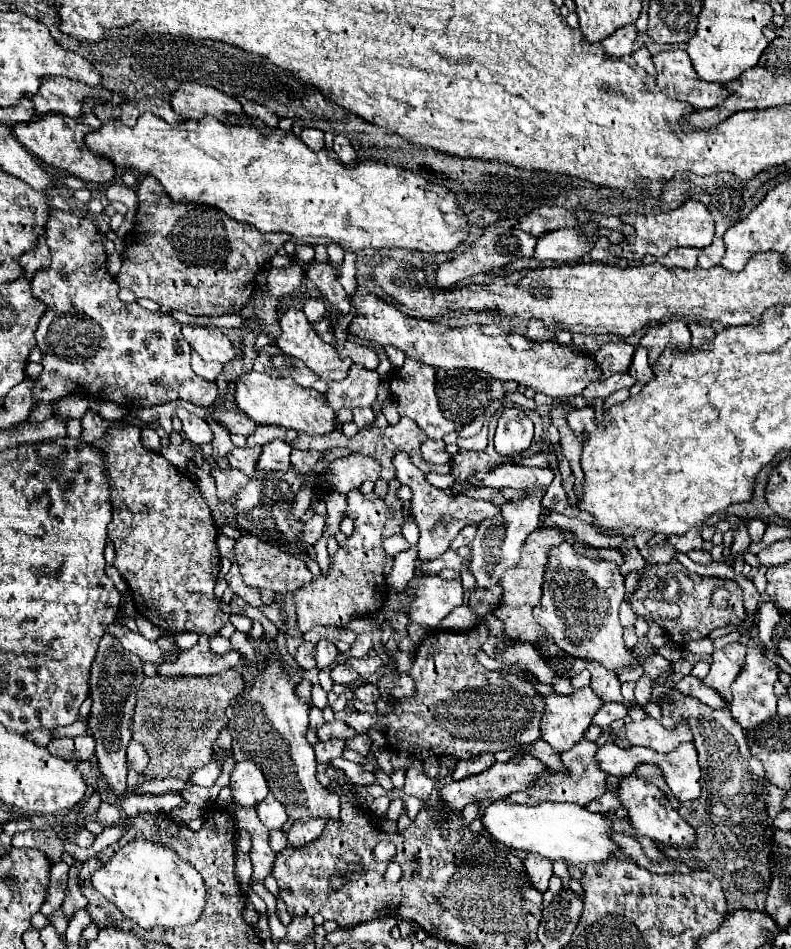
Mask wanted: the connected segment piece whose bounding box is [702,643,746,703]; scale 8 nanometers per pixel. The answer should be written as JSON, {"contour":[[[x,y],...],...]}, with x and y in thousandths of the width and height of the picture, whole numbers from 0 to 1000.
{"contour":[[[923,678],[915,684],[908,684],[900,688],[900,701],[895,711],[887,715],[887,720],[903,728],[908,728],[908,732],[923,741],[925,730],[923,730],[923,722],[925,718],[933,713],[933,707],[938,705],[938,694],[941,694],[943,682],[936,678]]]}

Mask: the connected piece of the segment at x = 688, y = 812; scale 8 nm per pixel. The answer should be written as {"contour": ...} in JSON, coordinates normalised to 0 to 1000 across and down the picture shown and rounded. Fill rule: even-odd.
{"contour":[[[850,726],[845,732],[847,732],[847,737],[850,737],[850,743],[839,743],[839,745],[837,745],[837,758],[834,758],[834,762],[837,762],[839,766],[845,766],[845,768],[850,768],[850,766],[852,766],[857,760],[862,760],[862,758],[870,762],[870,766],[872,766],[872,770],[875,770],[875,774],[877,774],[875,783],[877,783],[877,787],[880,787],[880,791],[882,791],[882,806],[885,806],[885,810],[887,810],[887,819],[885,819],[887,838],[885,838],[882,842],[872,844],[872,846],[860,846],[860,852],[857,852],[860,861],[862,861],[870,869],[875,869],[877,876],[880,876],[880,886],[877,886],[877,890],[872,890],[872,893],[850,893],[850,890],[839,890],[839,888],[829,888],[829,893],[832,893],[845,905],[862,907],[862,909],[867,909],[872,916],[893,916],[893,914],[895,914],[895,918],[903,920],[903,922],[913,928],[913,937],[915,937],[915,943],[918,943],[920,960],[930,960],[930,958],[963,960],[963,958],[966,958],[966,952],[968,952],[968,935],[973,933],[973,907],[971,907],[971,897],[973,897],[973,876],[976,876],[973,863],[968,863],[968,857],[966,857],[966,850],[963,850],[961,827],[958,827],[958,821],[961,821],[961,819],[963,819],[963,823],[968,825],[968,821],[966,821],[966,808],[948,796],[946,785],[943,785],[941,770],[938,770],[938,766],[933,766],[933,762],[928,760],[925,751],[923,751],[920,747],[900,747],[900,745],[893,745],[893,743],[885,741],[882,737],[872,737],[872,734],[867,734],[867,732],[857,732],[855,726]]]}

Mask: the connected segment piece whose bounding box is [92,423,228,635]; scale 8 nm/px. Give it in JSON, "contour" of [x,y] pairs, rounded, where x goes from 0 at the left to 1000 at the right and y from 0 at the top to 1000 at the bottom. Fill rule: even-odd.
{"contour":[[[144,446],[129,463],[116,467],[131,482],[134,503],[139,511],[142,549],[137,553],[137,566],[144,570],[147,589],[144,597],[167,621],[167,631],[177,648],[192,659],[223,669],[230,665],[245,665],[250,669],[273,667],[288,650],[278,646],[276,631],[271,629],[271,616],[278,602],[278,583],[273,576],[273,555],[268,541],[250,517],[250,511],[230,496],[225,496],[202,477],[182,471],[177,463],[177,450]]]}

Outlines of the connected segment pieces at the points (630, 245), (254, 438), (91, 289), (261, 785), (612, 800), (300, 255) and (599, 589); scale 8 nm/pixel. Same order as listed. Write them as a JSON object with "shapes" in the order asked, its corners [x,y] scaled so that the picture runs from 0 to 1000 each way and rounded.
{"shapes":[[[[870,210],[862,218],[847,222],[847,224],[834,224],[834,227],[789,227],[786,231],[799,229],[802,235],[802,247],[791,249],[784,257],[771,256],[771,266],[779,271],[791,274],[810,274],[814,269],[842,269],[852,260],[895,260],[903,252],[903,233],[893,216],[885,212]]],[[[326,448],[321,452],[321,456],[314,458],[311,467],[314,469],[331,469],[331,467],[341,467],[341,463],[357,463],[362,467],[369,467],[374,458],[377,458],[374,454],[367,454],[367,452],[359,452],[351,448]]],[[[63,222],[58,252],[66,277],[61,283],[46,286],[38,296],[43,313],[53,315],[61,323],[46,349],[56,385],[56,391],[43,406],[43,416],[48,416],[48,423],[61,425],[86,416],[101,416],[124,423],[139,420],[159,429],[192,429],[223,420],[265,429],[273,423],[273,406],[250,399],[240,387],[243,368],[235,357],[230,357],[230,342],[217,332],[207,332],[202,328],[192,330],[180,326],[174,319],[157,319],[149,315],[149,298],[134,286],[134,264],[124,237],[88,222]]],[[[314,802],[296,806],[291,831],[293,831],[293,842],[303,850],[324,850],[339,838],[339,827],[331,812]]],[[[766,834],[764,838],[743,846],[746,855],[779,855],[784,850],[780,834]]],[[[377,258],[374,267],[372,267],[369,271],[374,273],[374,277],[387,279],[387,277],[392,277],[394,271],[397,271],[397,260],[392,260],[392,258]]],[[[718,570],[695,579],[685,614],[685,631],[675,642],[675,652],[693,665],[700,678],[718,690],[756,697],[771,707],[802,701],[789,682],[781,654],[784,631],[789,631],[789,608],[775,591],[731,585]]]]}

